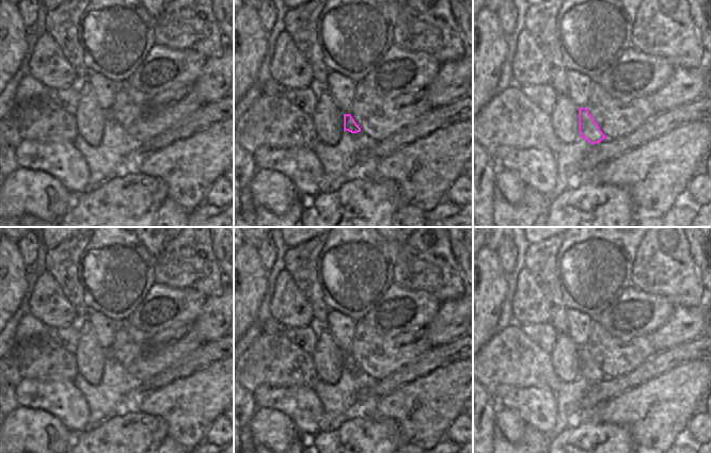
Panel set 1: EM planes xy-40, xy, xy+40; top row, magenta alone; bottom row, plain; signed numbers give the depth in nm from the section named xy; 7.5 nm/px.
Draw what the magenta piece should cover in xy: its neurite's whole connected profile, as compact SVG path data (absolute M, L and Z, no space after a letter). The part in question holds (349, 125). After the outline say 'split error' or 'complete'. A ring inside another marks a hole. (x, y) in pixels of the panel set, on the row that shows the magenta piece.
M344 114L344 131L349 131L351 133L358 133L361 131L361 128L350 114Z; complete

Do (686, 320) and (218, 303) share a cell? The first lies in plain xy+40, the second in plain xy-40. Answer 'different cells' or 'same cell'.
same cell

